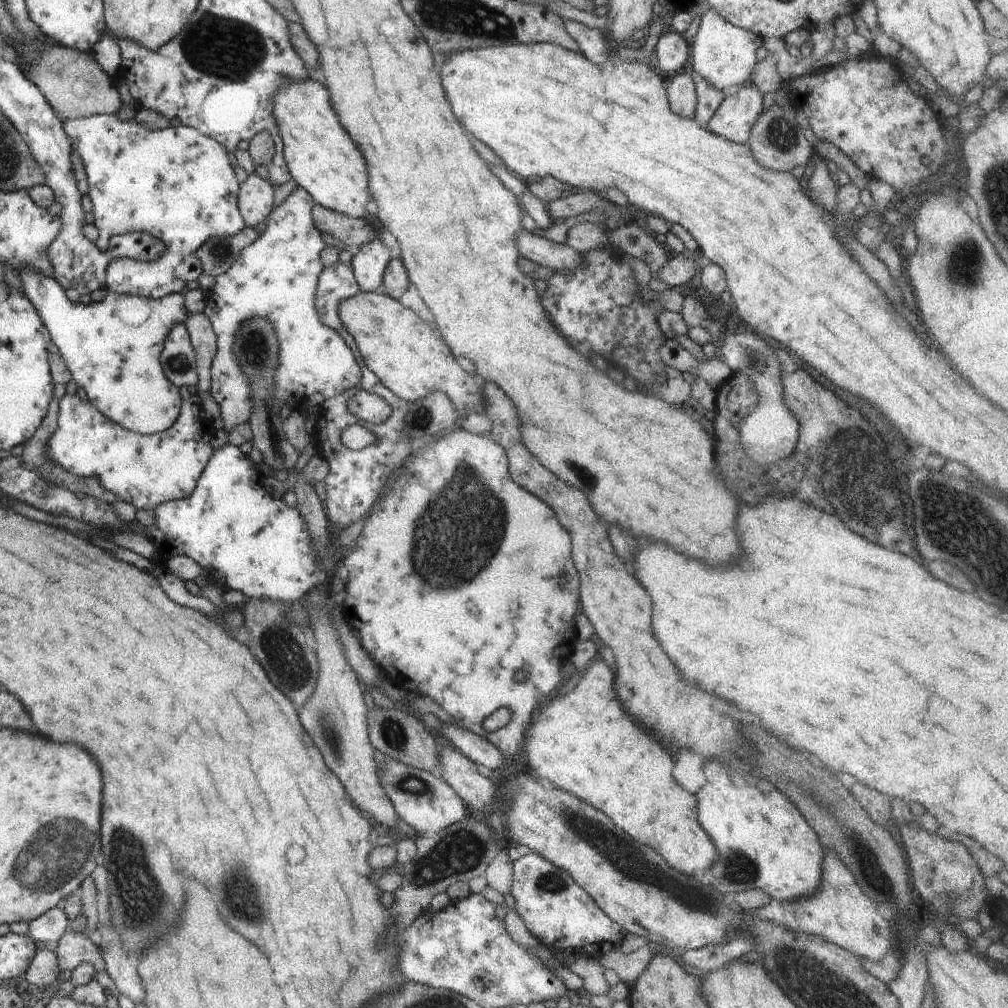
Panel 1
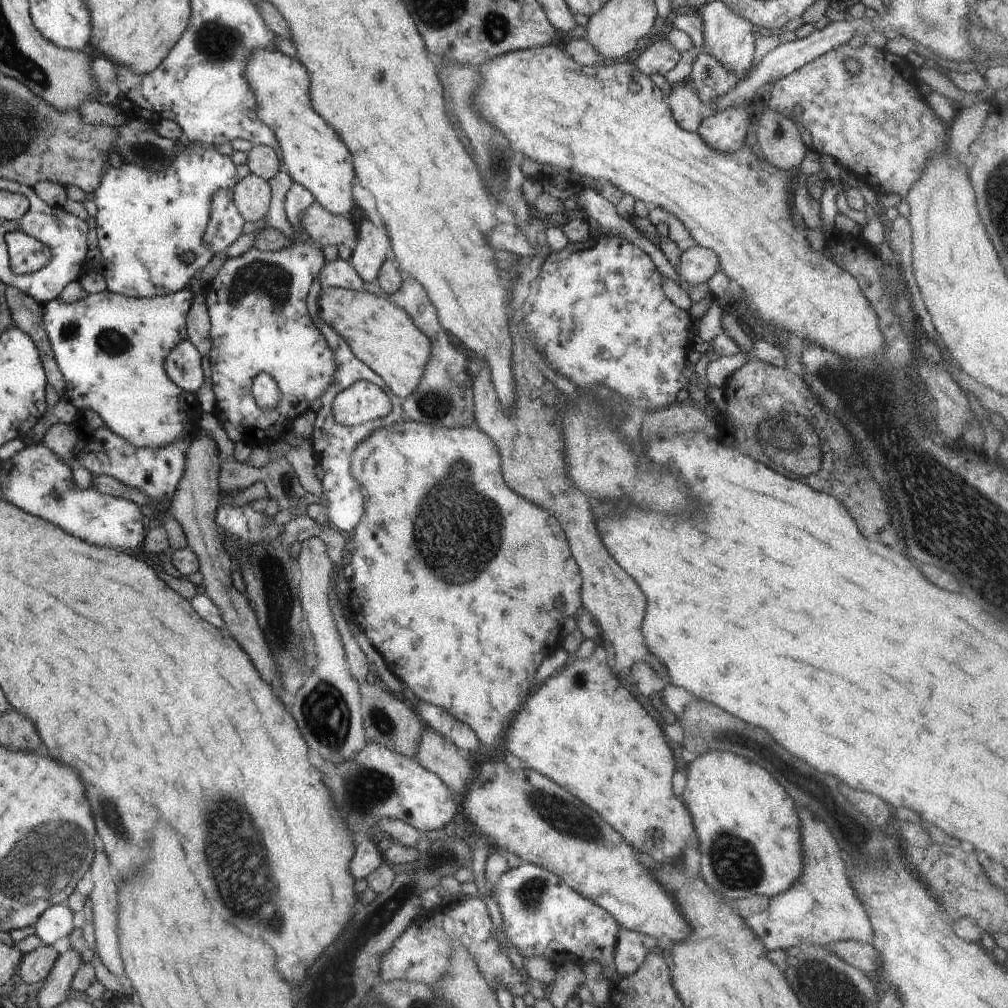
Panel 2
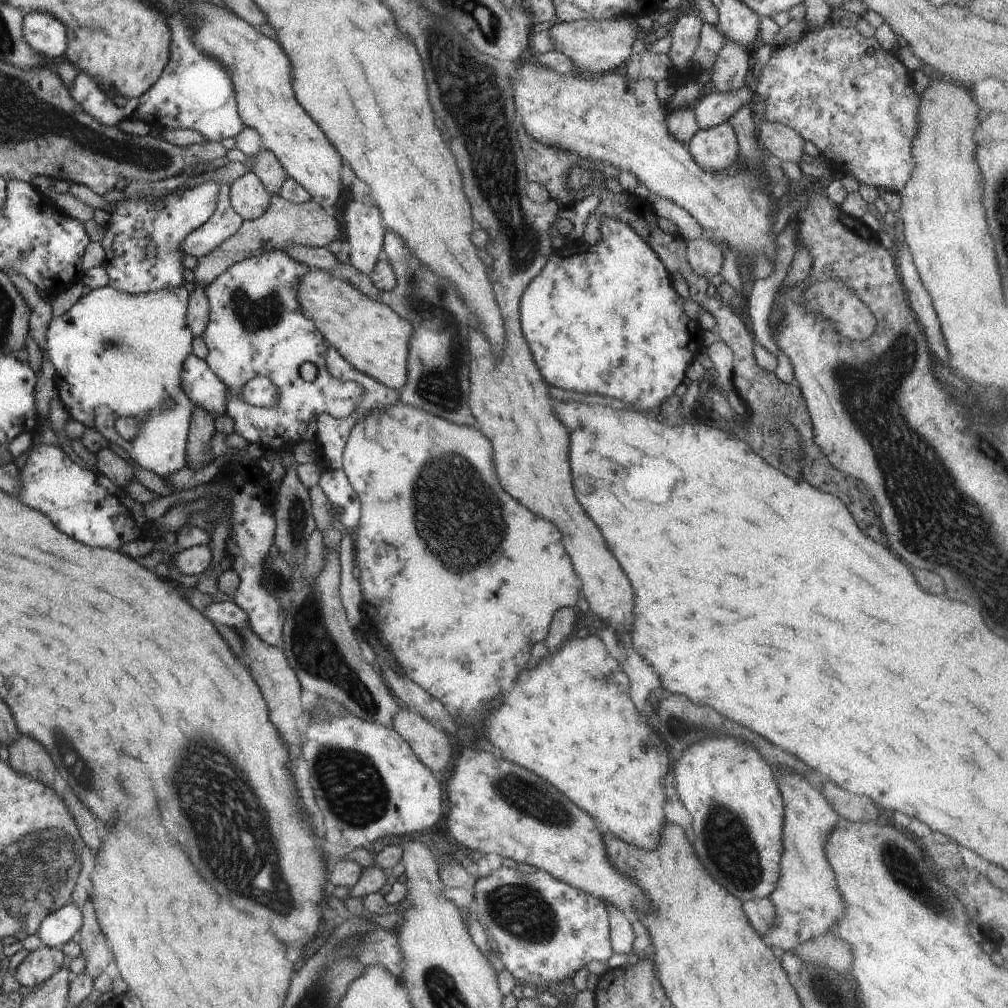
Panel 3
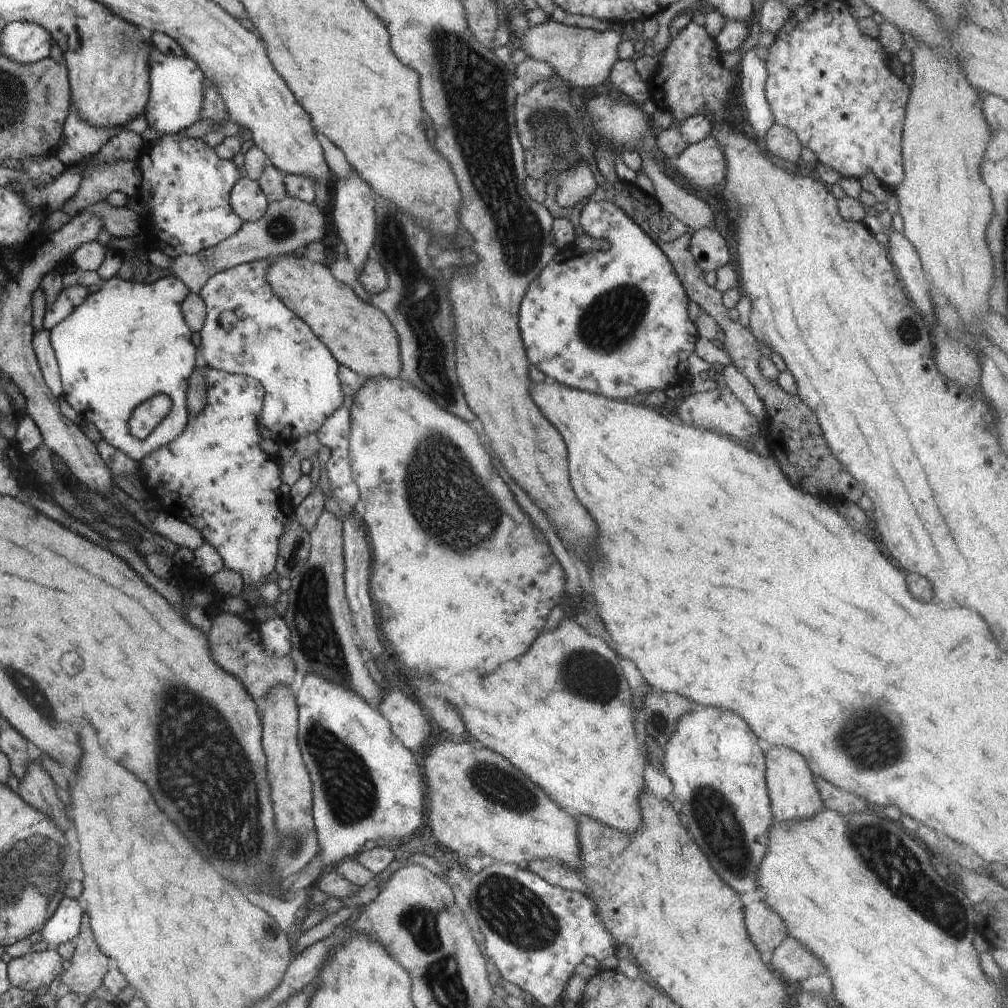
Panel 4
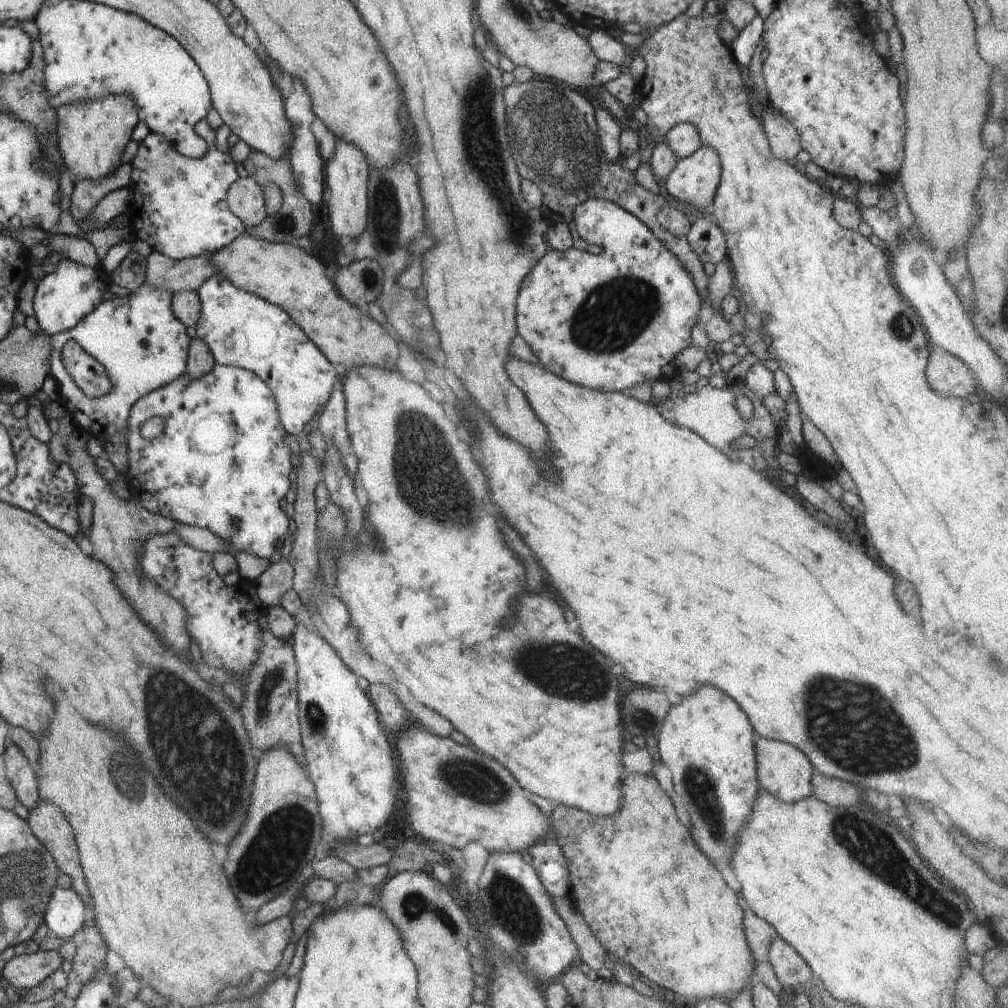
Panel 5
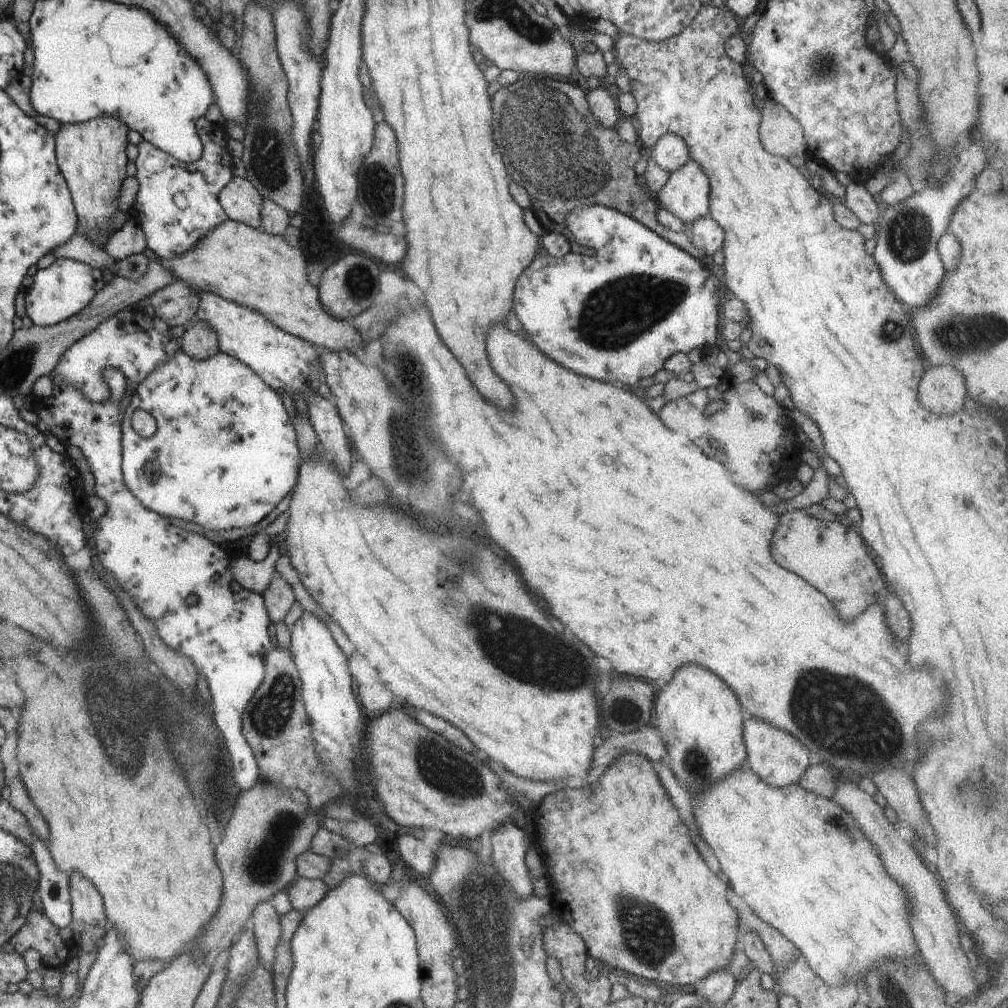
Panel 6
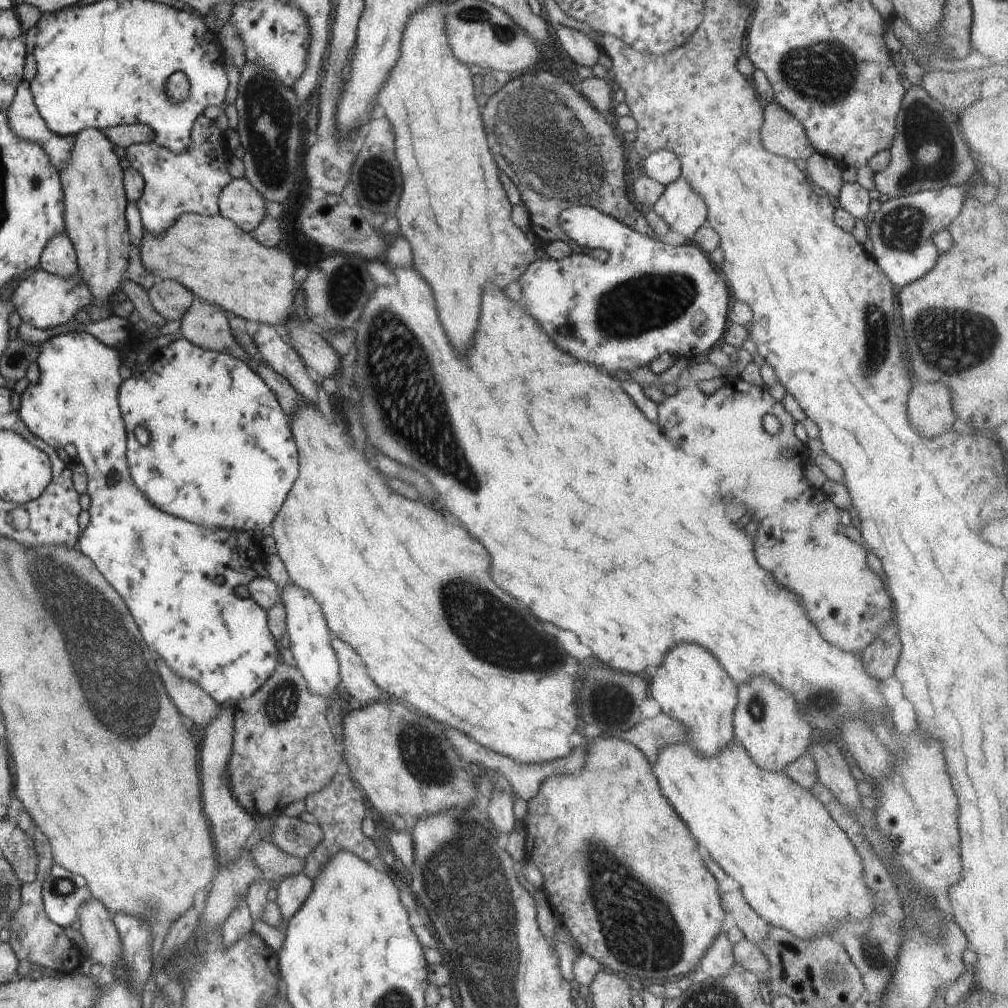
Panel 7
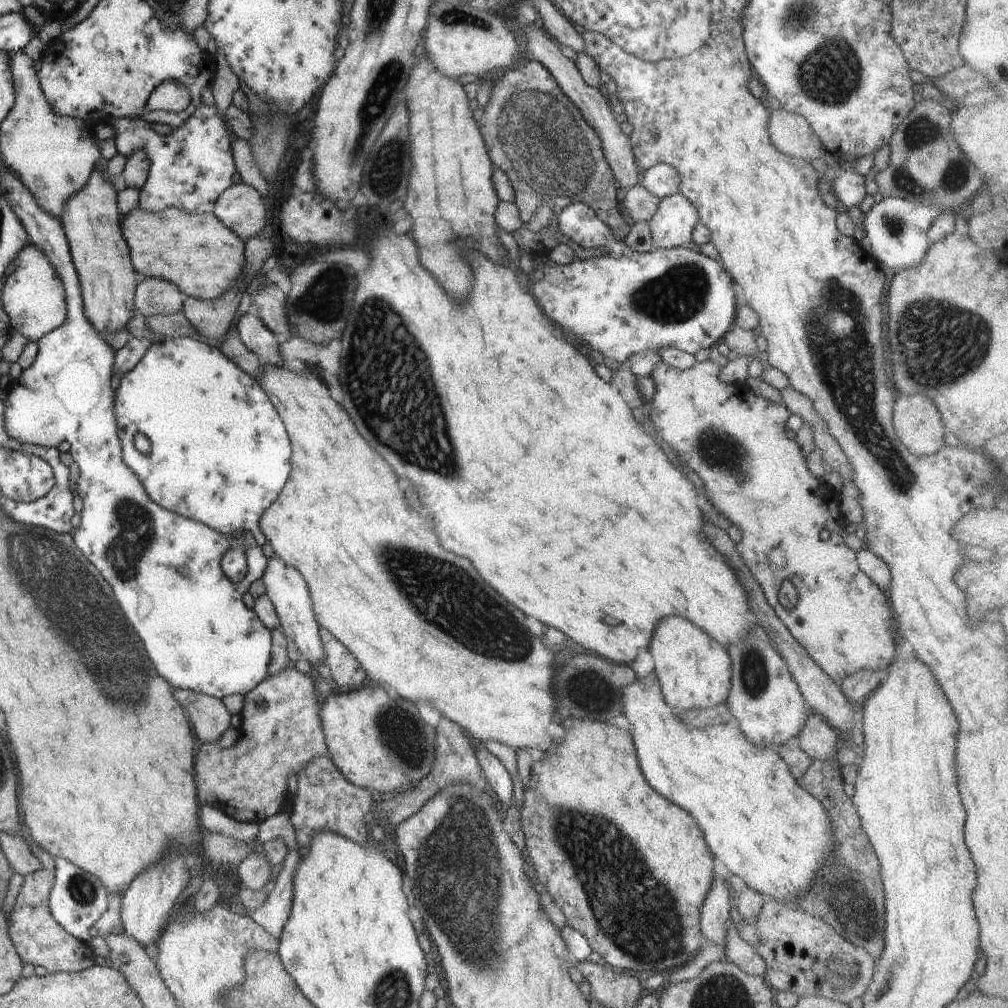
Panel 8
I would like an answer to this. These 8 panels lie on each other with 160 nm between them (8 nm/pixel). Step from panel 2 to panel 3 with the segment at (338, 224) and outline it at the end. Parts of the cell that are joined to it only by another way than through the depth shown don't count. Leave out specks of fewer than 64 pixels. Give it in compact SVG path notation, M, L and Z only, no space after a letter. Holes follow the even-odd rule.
M272 195L269 200L269 207L262 216L254 220L243 221L240 230L228 240L225 240L212 252L197 258L196 266L193 268L195 283L191 287L198 287L202 290L220 276L227 268L250 257L260 256L271 249L284 251L287 247L327 247L328 244L340 238L340 228L333 213L324 209L321 204L312 200L305 203L293 203L280 195Z

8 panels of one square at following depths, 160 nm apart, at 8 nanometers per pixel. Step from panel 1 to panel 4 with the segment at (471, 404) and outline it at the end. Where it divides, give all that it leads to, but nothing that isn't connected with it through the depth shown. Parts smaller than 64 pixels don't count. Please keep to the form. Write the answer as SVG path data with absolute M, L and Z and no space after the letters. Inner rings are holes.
M286 254L271 259L274 262L269 266L265 276L270 288L298 318L307 323L339 365L347 366L350 370L365 376L367 379L377 376L387 376L391 379L401 377L399 338L380 309L364 303L356 296L350 286L338 282L326 264L313 263L307 256L295 256L295 254Z

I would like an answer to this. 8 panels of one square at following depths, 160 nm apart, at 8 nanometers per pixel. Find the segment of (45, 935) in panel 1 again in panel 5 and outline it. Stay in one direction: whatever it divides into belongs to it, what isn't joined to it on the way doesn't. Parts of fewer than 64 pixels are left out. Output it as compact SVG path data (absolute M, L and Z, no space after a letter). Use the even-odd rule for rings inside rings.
M54 885L43 916L50 935L70 940L85 925L84 906L72 889Z

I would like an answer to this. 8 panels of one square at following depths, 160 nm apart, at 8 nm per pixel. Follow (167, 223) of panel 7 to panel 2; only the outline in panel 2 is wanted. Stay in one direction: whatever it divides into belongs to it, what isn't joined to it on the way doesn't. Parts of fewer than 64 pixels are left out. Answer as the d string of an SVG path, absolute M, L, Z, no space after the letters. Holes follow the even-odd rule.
M222 189L211 198L211 217L203 240L213 253L224 252L242 234L245 220L236 208L233 191Z

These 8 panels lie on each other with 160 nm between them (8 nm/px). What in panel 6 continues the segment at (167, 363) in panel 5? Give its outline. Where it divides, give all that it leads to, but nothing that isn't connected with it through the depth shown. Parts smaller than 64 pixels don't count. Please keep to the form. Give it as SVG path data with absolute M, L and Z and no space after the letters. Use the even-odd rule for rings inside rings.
M124 309L70 345L55 366L55 375L77 388L89 403L107 403L111 392L103 377L104 370L117 368L122 371L127 383L136 388L160 363L165 363L180 349L180 340L170 336L169 328L166 322L156 316L152 319L141 310Z

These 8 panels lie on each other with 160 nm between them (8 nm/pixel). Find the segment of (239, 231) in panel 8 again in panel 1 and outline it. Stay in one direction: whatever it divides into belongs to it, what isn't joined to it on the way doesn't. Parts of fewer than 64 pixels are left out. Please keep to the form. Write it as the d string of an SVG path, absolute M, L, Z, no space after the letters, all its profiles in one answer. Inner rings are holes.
M251 173L239 185L237 207L240 216L249 227L256 227L260 222L266 222L268 215L274 209L274 190L272 185L260 177L258 173Z

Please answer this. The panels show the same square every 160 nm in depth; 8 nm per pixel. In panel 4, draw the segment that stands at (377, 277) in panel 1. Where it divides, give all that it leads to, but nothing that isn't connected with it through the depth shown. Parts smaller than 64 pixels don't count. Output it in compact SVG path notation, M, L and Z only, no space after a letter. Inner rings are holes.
M356 172L338 180L334 186L334 210L332 210L334 226L338 230L338 236L345 242L347 255L350 262L360 274L368 258L368 251L375 245L376 236L376 194L372 188L364 182L364 179Z

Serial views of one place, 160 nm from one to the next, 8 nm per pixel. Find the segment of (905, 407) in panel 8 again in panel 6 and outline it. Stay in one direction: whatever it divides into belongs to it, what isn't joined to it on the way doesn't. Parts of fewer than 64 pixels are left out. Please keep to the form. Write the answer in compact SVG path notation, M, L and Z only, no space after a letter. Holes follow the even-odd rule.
M950 365L927 366L918 388L918 402L932 414L956 414L966 400L962 373Z

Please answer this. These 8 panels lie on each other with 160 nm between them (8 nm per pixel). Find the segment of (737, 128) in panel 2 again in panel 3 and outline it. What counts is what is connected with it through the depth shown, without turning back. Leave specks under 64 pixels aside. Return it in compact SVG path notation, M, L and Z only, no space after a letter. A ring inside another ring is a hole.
M729 122L711 129L700 129L687 144L689 153L706 172L720 173L733 168L738 158L739 145Z

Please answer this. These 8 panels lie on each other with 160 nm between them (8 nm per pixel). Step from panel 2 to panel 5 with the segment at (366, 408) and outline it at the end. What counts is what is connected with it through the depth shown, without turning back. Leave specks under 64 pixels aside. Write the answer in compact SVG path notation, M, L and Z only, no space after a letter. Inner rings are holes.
M212 275L197 290L201 302L200 318L196 323L197 337L207 344L216 363L253 372L274 393L279 419L288 434L301 436L304 424L315 414L322 414L334 384L339 380L337 367L318 350L304 331L279 306L270 304L252 293L239 289L227 278Z

